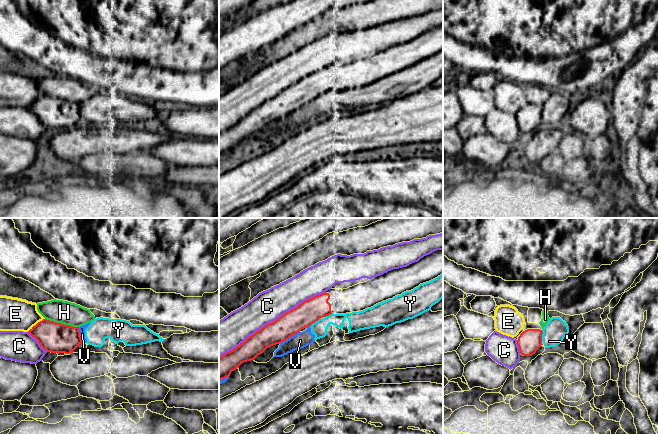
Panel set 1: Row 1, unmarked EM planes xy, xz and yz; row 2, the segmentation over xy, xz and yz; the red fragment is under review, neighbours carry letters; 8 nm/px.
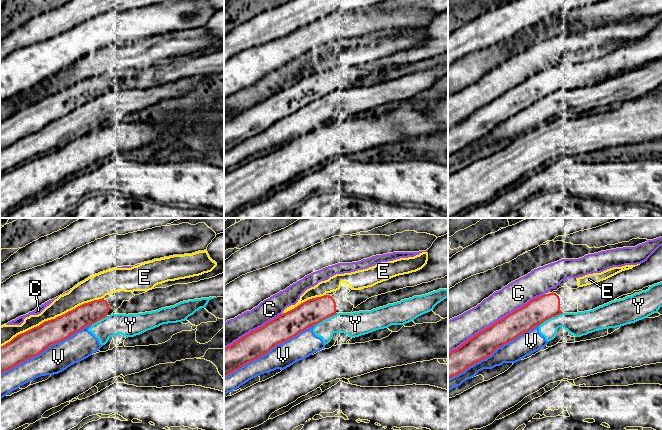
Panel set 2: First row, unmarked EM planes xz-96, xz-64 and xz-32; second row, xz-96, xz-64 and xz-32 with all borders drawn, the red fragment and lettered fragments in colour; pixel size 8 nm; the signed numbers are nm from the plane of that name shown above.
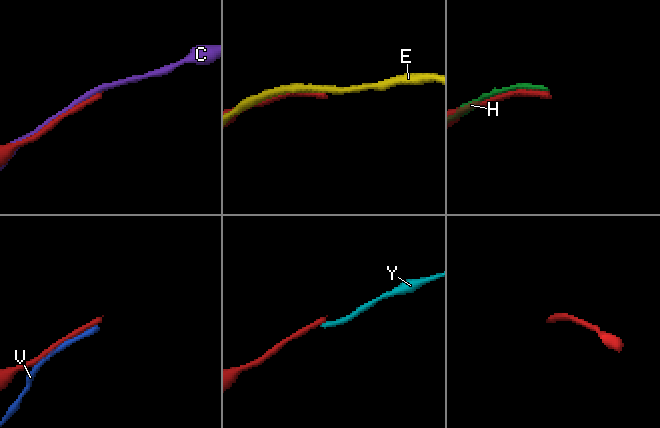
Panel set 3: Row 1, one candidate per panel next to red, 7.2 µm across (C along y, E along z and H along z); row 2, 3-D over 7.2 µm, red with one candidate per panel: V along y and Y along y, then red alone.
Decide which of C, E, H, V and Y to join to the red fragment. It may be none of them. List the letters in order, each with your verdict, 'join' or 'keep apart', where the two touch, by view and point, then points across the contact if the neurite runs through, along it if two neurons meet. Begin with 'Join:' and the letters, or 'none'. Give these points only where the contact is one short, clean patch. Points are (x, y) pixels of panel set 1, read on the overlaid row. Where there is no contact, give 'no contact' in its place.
Join: none
C: keep apart | xz (273, 321)
E: keep apart | xy (36, 324)
H: keep apart | xy (62, 324)
V: keep apart | xz (289, 337)
Y: keep apart | yz (541, 336) | along yz (541, 330), (542, 341)

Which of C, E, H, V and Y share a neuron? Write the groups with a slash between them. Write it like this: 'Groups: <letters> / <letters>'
Groups: C / E / H / V Y

